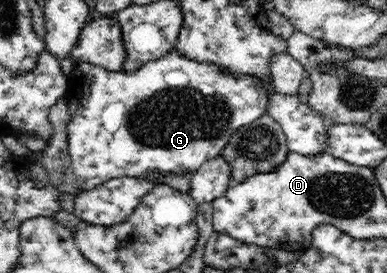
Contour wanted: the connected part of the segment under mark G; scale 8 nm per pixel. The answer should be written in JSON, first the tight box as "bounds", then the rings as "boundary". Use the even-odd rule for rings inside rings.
{"bounds":[64,50,272,191],"boundary":[[[175,50],[134,71],[111,71],[86,62],[76,63],[64,96],[70,109],[67,152],[76,183],[80,190],[89,191],[112,179],[132,177],[160,184],[162,177],[194,174],[203,162],[221,154],[236,130],[266,113],[272,89],[272,80],[230,72],[217,63],[198,62]]]}

